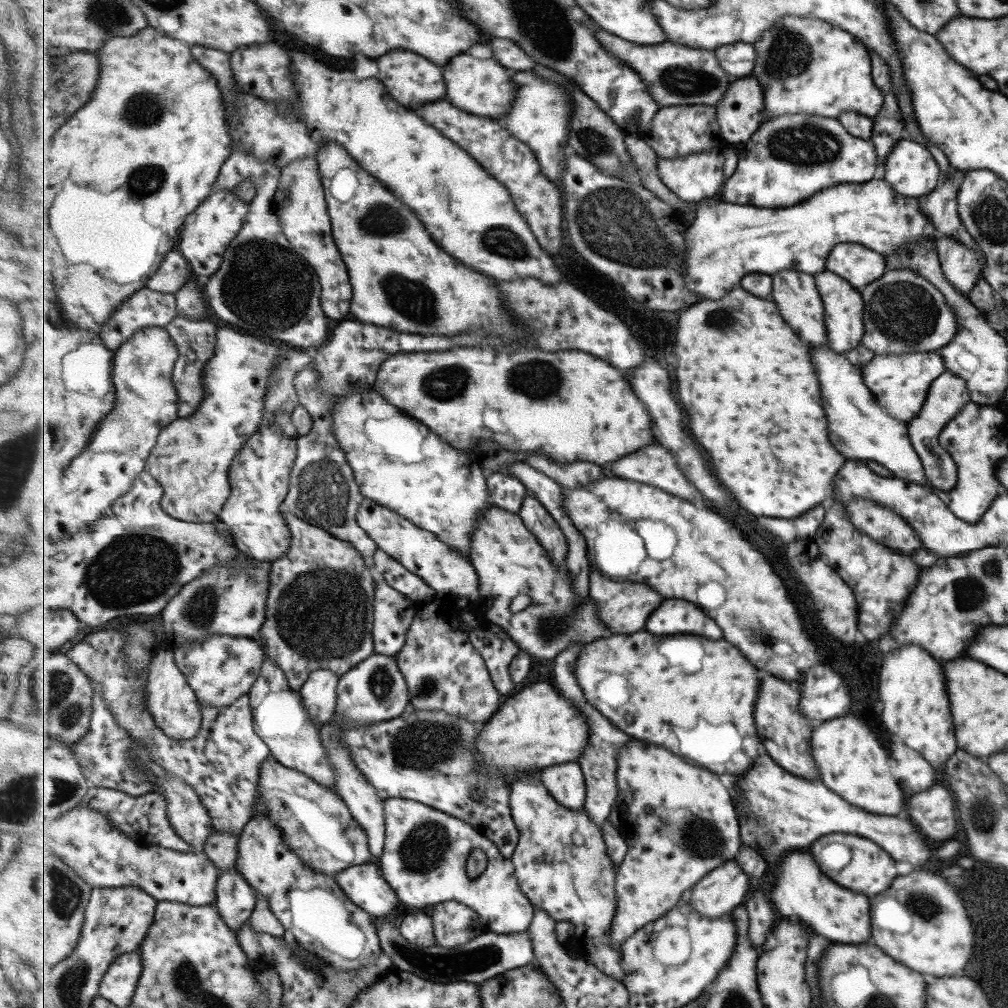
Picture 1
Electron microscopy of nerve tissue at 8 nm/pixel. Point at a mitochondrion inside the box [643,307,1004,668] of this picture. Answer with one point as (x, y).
(967, 596)

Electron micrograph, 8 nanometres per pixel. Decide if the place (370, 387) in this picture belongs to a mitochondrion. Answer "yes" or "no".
no

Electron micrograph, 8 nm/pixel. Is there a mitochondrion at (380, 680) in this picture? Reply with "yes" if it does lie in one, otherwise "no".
yes

